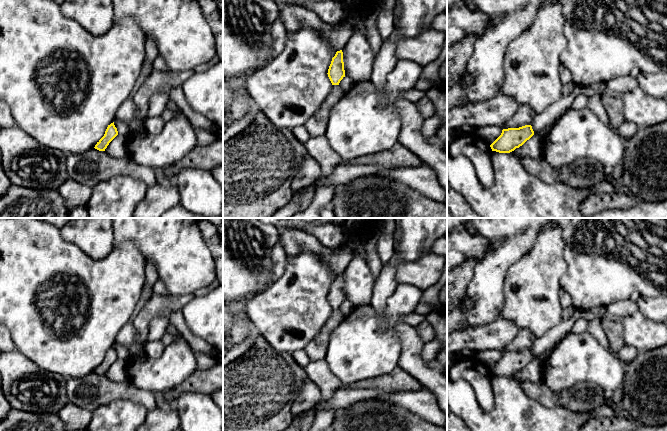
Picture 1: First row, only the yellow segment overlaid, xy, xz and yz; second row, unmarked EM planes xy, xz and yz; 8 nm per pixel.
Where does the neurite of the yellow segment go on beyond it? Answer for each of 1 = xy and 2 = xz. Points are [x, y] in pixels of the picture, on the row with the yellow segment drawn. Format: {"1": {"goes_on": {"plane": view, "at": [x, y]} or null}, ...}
{"1": {"goes_on": null}, "2": {"goes_on": {"plane": "xz", "at": [316, 125]}}}

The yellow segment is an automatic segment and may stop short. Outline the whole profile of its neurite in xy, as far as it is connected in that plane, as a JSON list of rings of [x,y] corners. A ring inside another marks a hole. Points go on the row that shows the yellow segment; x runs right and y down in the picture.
[[[114,122],[108,125],[104,136],[97,142],[95,149],[99,151],[105,151],[109,143],[118,135],[117,128],[114,125]]]

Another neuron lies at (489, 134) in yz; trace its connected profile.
[[[489,125],[475,129],[475,133],[489,146],[501,135],[502,126]]]

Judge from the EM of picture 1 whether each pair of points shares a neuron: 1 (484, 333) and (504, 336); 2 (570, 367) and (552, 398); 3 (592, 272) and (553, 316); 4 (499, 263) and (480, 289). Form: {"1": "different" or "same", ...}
{"1": "same", "2": "different", "3": "different", "4": "same"}

